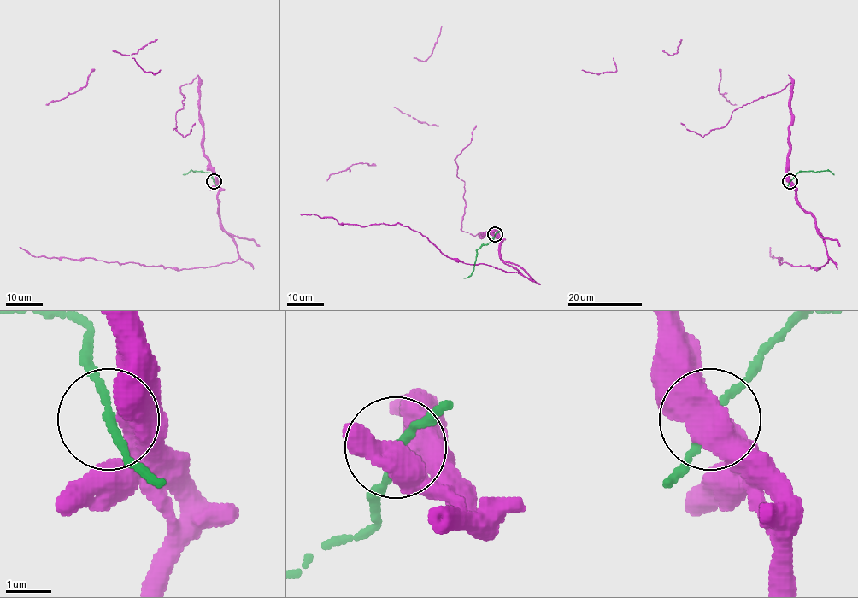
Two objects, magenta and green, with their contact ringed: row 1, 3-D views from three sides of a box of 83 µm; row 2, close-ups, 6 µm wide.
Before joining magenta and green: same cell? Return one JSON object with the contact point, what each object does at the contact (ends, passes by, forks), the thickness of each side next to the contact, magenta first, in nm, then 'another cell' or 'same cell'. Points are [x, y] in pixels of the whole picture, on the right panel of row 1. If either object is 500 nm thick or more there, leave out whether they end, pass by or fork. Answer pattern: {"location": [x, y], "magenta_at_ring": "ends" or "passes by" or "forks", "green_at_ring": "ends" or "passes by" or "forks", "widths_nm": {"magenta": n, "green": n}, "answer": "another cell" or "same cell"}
{"location": [790, 181], "magenta_at_ring": "passes by", "green_at_ring": "passes by", "widths_nm": {"magenta": 480, "green": 150}, "answer": "another cell"}

